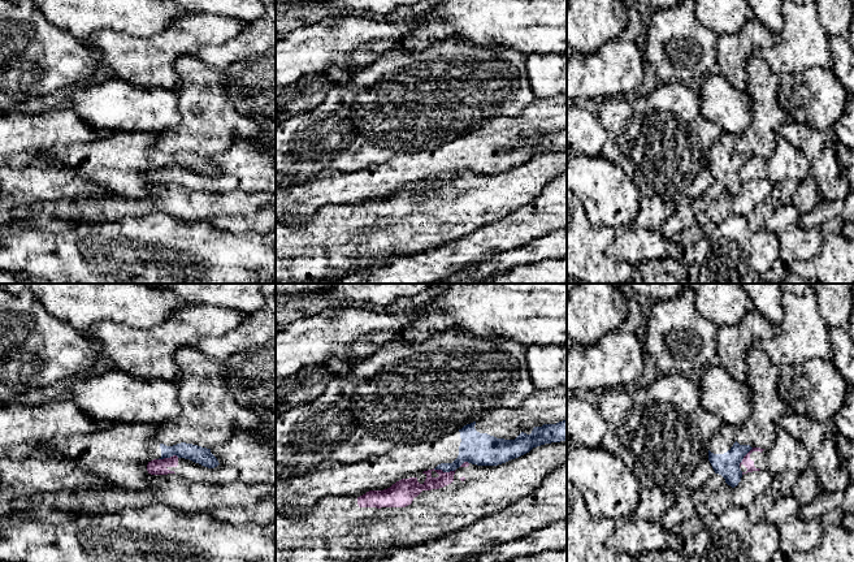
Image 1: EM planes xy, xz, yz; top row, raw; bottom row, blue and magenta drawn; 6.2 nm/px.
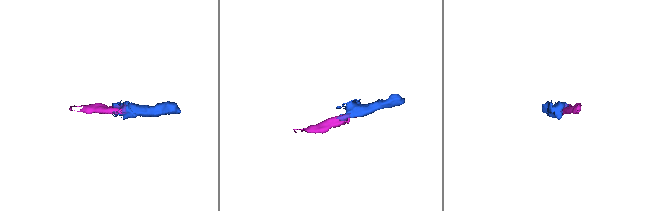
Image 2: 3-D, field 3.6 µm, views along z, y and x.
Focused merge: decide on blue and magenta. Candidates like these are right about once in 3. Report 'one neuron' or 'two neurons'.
two neurons

